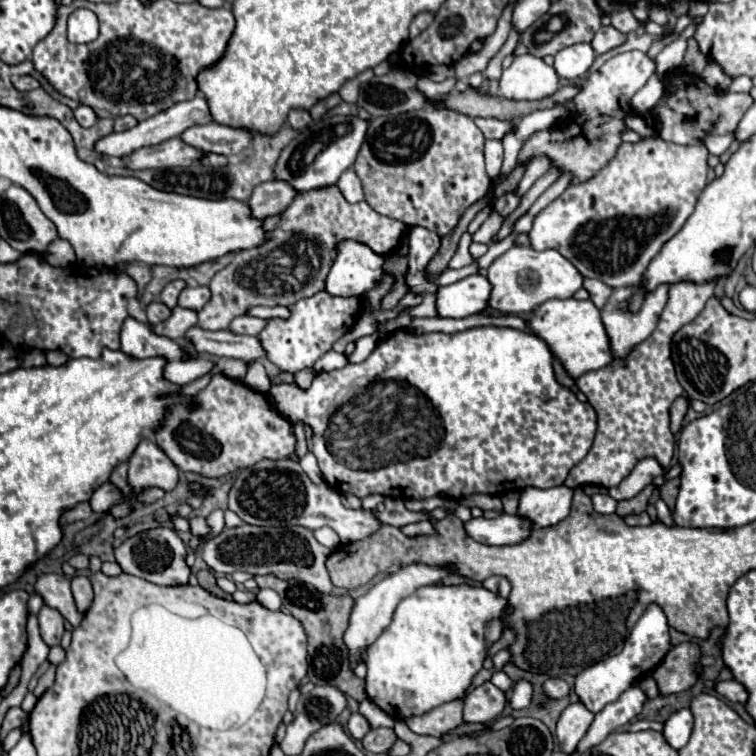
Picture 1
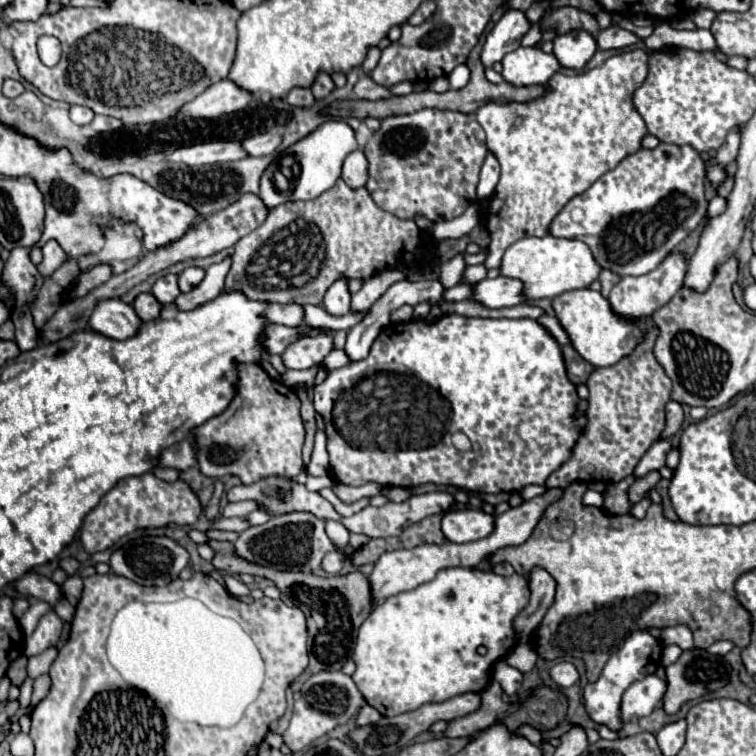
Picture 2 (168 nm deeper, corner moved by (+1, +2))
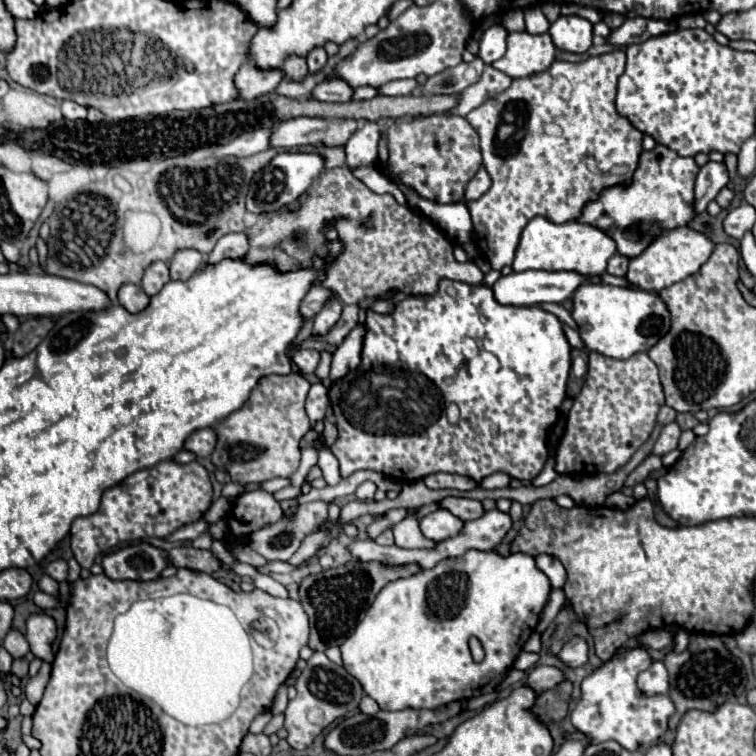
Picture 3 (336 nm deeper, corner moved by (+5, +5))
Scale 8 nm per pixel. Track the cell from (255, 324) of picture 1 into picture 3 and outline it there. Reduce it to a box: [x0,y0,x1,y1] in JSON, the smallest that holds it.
[301,286,339,318]

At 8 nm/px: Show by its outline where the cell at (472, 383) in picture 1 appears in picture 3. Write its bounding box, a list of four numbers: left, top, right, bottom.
[329,278,571,484]

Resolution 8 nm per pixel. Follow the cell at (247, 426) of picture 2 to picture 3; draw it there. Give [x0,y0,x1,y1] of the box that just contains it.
[211,374,309,484]

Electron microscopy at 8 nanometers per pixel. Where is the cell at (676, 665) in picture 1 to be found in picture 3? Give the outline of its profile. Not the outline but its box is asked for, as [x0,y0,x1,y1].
[665,634,747,730]

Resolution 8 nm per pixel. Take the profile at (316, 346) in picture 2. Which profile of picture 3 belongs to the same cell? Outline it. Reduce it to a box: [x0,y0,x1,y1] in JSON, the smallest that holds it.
[293,350,319,374]

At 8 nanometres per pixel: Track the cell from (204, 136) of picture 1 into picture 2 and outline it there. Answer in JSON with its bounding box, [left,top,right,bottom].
[241,133,281,155]

